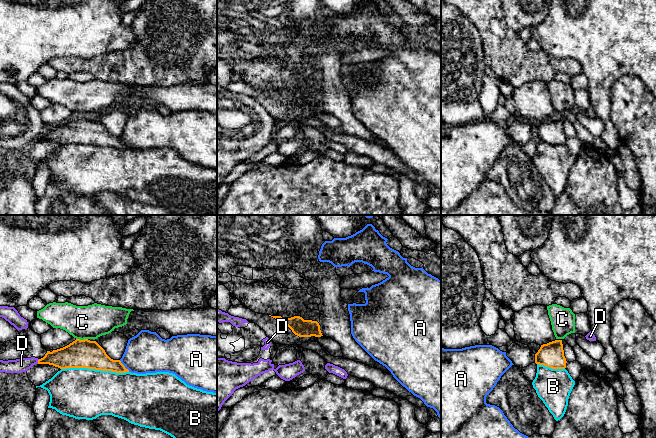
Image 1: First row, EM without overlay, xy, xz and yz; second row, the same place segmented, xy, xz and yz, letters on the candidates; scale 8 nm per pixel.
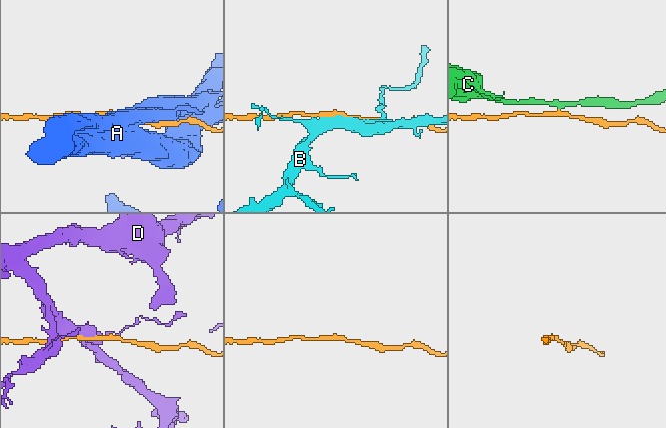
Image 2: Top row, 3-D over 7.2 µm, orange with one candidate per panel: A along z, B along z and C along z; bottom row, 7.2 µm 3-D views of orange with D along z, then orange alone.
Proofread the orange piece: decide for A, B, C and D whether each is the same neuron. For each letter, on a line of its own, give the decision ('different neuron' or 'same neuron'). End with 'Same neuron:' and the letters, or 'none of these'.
A: different neuron
B: different neuron
C: different neuron
D: different neuron
Same neuron: none of these

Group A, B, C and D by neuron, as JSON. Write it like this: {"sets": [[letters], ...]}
{"sets": [["A"], ["B"], ["C"], ["D"]]}

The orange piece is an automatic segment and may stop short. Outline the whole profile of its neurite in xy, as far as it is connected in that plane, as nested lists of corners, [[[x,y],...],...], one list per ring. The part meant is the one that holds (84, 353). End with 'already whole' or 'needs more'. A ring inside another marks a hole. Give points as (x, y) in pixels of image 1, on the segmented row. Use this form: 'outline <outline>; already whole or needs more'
outline [[[76,339],[63,348],[53,350],[52,352],[47,351],[45,356],[38,360],[38,364],[49,364],[60,369],[88,368],[101,371],[112,371],[116,373],[129,372],[120,360],[111,359],[96,341],[90,341],[88,339]]]; already whole

